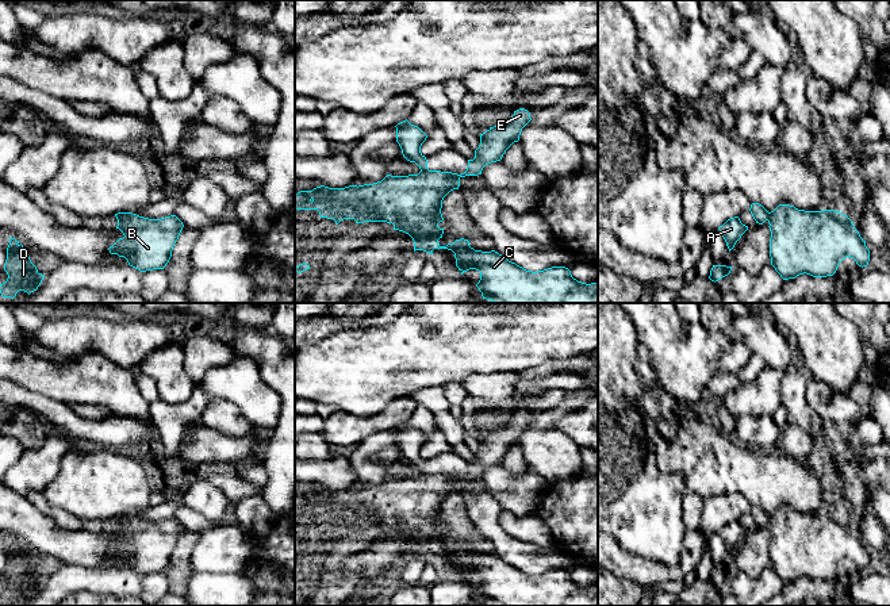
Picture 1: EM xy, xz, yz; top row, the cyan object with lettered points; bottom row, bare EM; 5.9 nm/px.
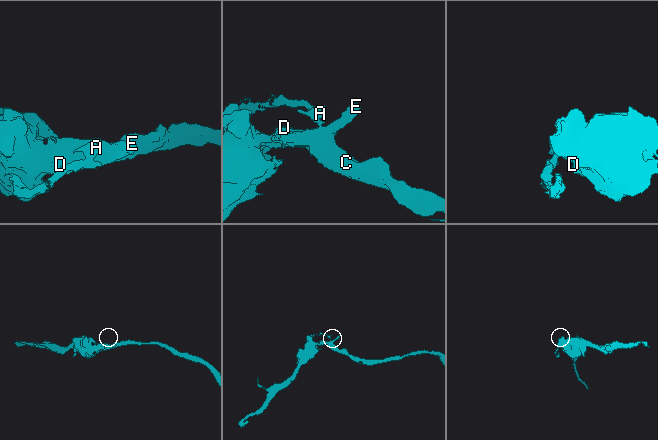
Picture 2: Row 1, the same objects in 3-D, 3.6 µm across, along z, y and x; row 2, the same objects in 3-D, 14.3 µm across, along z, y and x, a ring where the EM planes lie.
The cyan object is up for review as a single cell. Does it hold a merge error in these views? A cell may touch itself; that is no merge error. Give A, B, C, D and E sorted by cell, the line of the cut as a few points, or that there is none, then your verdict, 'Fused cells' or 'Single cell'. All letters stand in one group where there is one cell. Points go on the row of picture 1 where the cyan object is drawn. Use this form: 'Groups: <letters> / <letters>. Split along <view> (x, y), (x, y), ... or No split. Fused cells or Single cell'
Groups: A / B C D E. Split along xz (421, 169), (428, 171). Fused cells

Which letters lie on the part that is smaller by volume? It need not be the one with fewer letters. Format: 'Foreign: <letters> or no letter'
Foreign: A

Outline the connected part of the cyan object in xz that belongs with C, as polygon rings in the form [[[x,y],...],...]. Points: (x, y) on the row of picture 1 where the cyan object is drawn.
[[[519,108],[510,119],[480,134],[475,158],[468,160],[461,174],[421,170],[408,176],[387,174],[381,181],[358,187],[321,185],[295,193],[295,210],[318,210],[321,218],[334,219],[335,225],[344,219],[392,223],[394,230],[413,238],[414,252],[452,250],[461,275],[469,269],[480,272],[476,287],[483,299],[494,303],[598,303],[598,283],[578,281],[565,266],[532,272],[495,250],[475,250],[464,238],[446,246],[438,243],[444,234],[438,227],[444,220],[444,197],[459,189],[461,177],[482,174],[486,165],[500,161],[530,120],[530,112]]]

